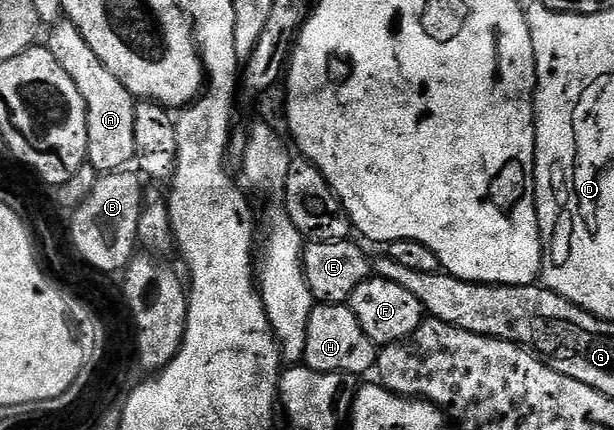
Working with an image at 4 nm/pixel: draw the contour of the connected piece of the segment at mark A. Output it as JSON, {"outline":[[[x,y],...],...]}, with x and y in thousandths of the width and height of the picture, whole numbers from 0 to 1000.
{"outline":[[[101,44],[78,70],[80,95],[77,112],[83,128],[90,128],[96,156],[116,174],[116,193],[129,202],[129,221],[135,221],[135,240],[142,249],[142,314],[145,316],[145,372],[143,381],[158,395],[160,405],[189,402],[202,395],[204,384],[218,372],[220,319],[218,319],[218,242],[220,228],[174,156],[142,109],[142,91],[127,72],[119,51]]]}

